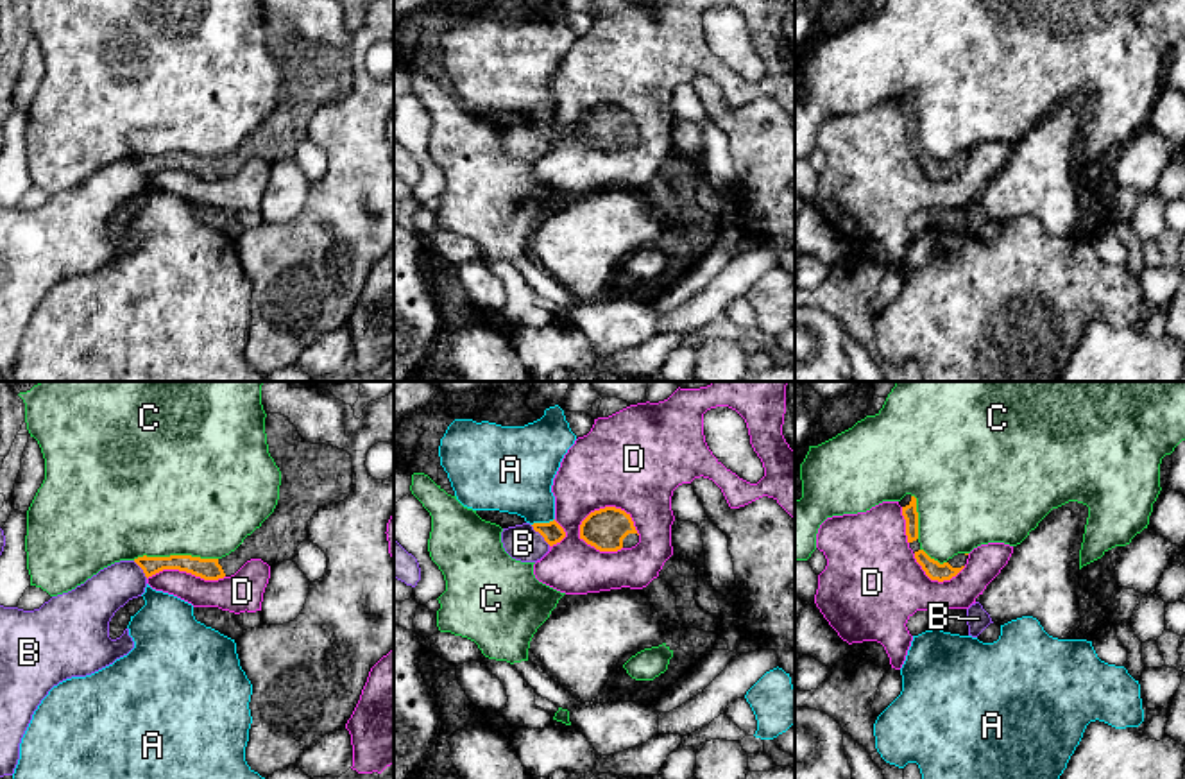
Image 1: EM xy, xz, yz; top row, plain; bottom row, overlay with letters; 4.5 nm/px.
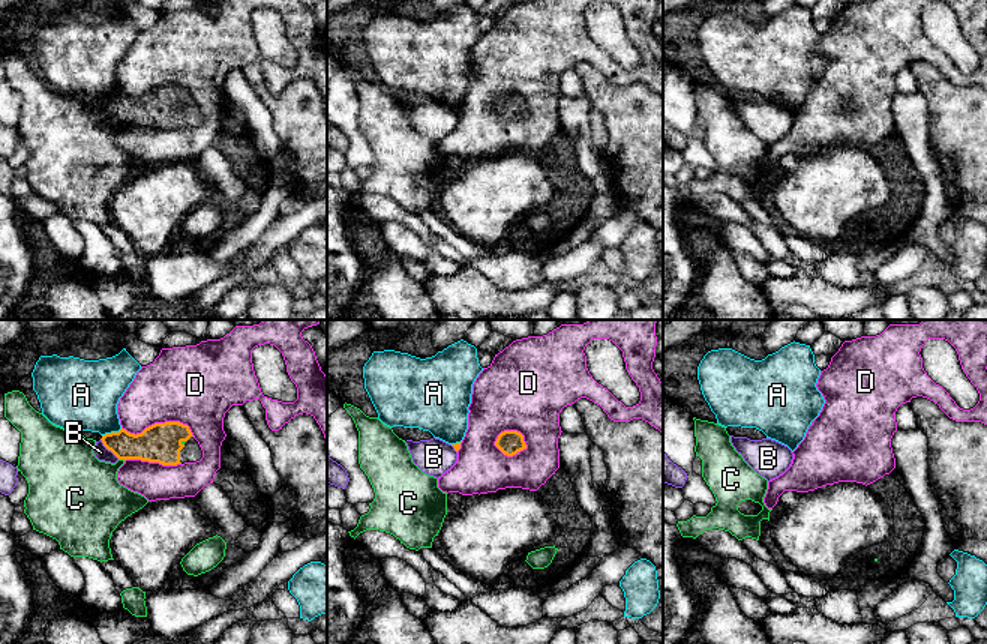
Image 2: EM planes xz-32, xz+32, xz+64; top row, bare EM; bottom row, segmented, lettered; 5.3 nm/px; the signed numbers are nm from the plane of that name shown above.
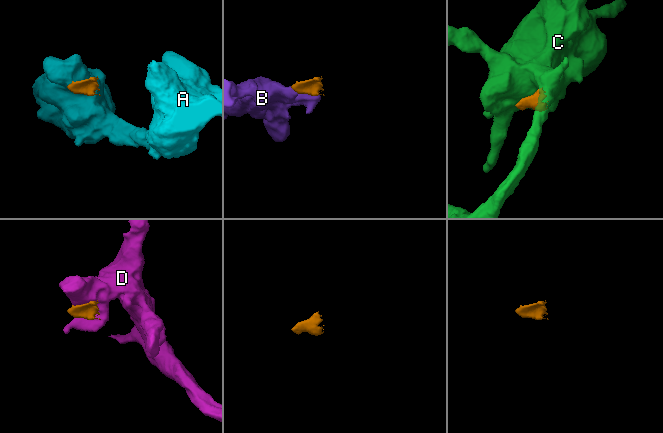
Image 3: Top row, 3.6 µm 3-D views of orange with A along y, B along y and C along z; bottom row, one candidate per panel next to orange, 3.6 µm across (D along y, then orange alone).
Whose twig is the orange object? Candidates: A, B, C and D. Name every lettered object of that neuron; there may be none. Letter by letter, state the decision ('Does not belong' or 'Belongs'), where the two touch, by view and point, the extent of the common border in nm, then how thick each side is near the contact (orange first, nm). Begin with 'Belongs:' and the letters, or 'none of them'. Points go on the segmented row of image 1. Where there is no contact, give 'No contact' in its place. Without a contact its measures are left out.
Belongs: none of them
A: Does not belong. Touches orange at xz (543, 523). Shared border 110 nm. Thickness 90 nm (orange) against 340 nm
B: Does not belong. Touches orange at xz (541, 534). Shared border 130 nm. Thickness 90 nm (orange) against 160 nm
C: Does not belong. Touches orange at xy (174, 556). Shared border 380 nm. Thickness 100 nm (orange) against 500 nm
D: Does not belong. Touches orange at xz (613, 507). Shared border 280 nm. Thickness 190 nm (orange) against 460 nm

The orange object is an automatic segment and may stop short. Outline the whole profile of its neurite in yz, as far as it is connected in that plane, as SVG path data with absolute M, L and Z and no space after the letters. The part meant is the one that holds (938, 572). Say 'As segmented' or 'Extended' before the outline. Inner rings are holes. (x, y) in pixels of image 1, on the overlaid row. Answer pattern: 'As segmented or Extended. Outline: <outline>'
Extended. Outline: M906 494L899 505L902 507L902 516L906 519L906 535L909 548L915 553L916 562L922 566L925 575L931 580L951 580L956 577L967 564L968 553L958 553L947 562L940 564L938 561L931 559L918 543L918 512L916 512L916 498L911 494Z

